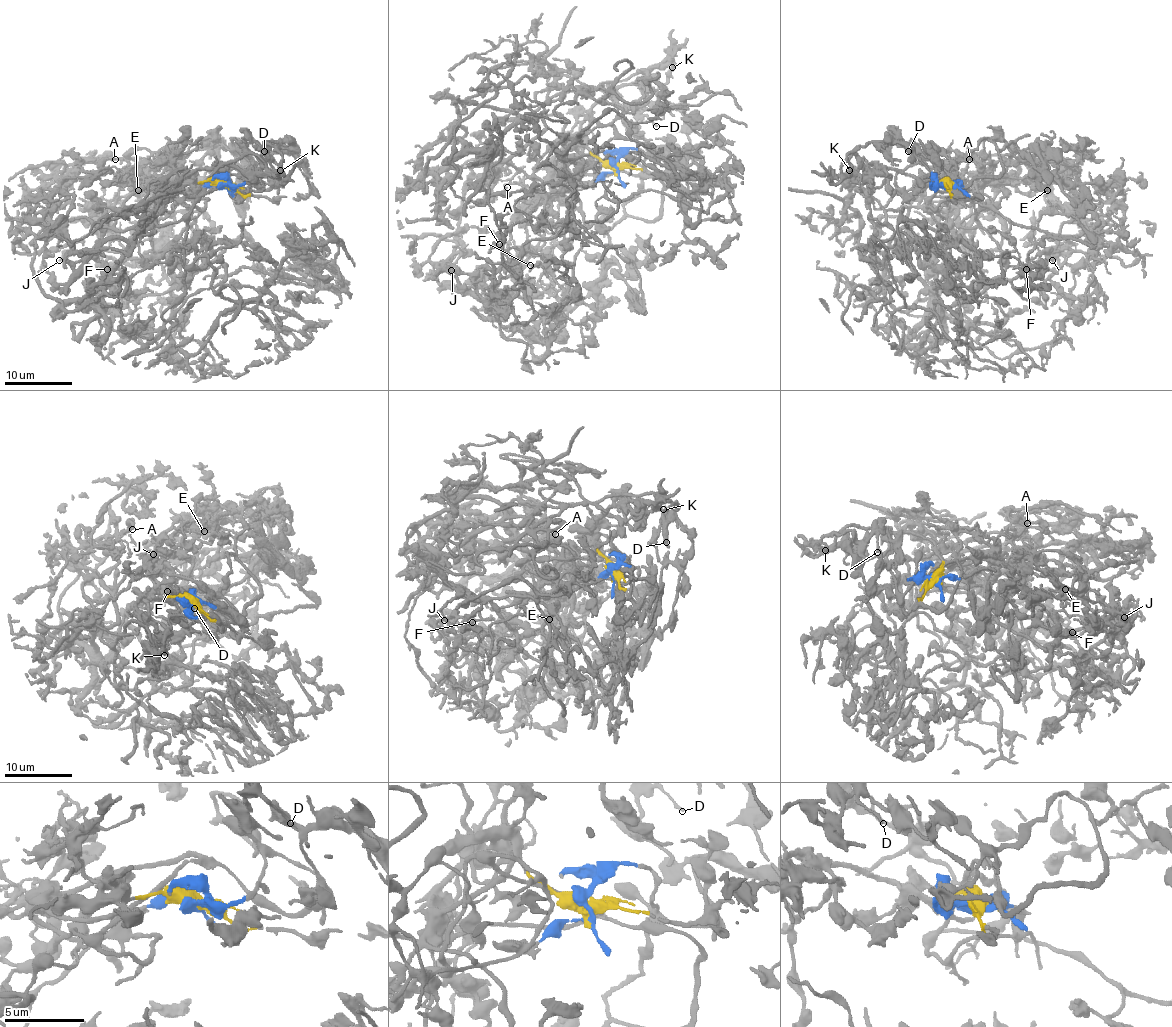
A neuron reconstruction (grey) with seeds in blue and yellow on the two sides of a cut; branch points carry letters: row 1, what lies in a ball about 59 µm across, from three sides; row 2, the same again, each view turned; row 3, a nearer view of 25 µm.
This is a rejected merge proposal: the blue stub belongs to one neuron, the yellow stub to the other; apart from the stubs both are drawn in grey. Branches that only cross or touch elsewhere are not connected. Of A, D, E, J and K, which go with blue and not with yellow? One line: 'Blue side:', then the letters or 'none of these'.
Blue side: D, E, J, K

